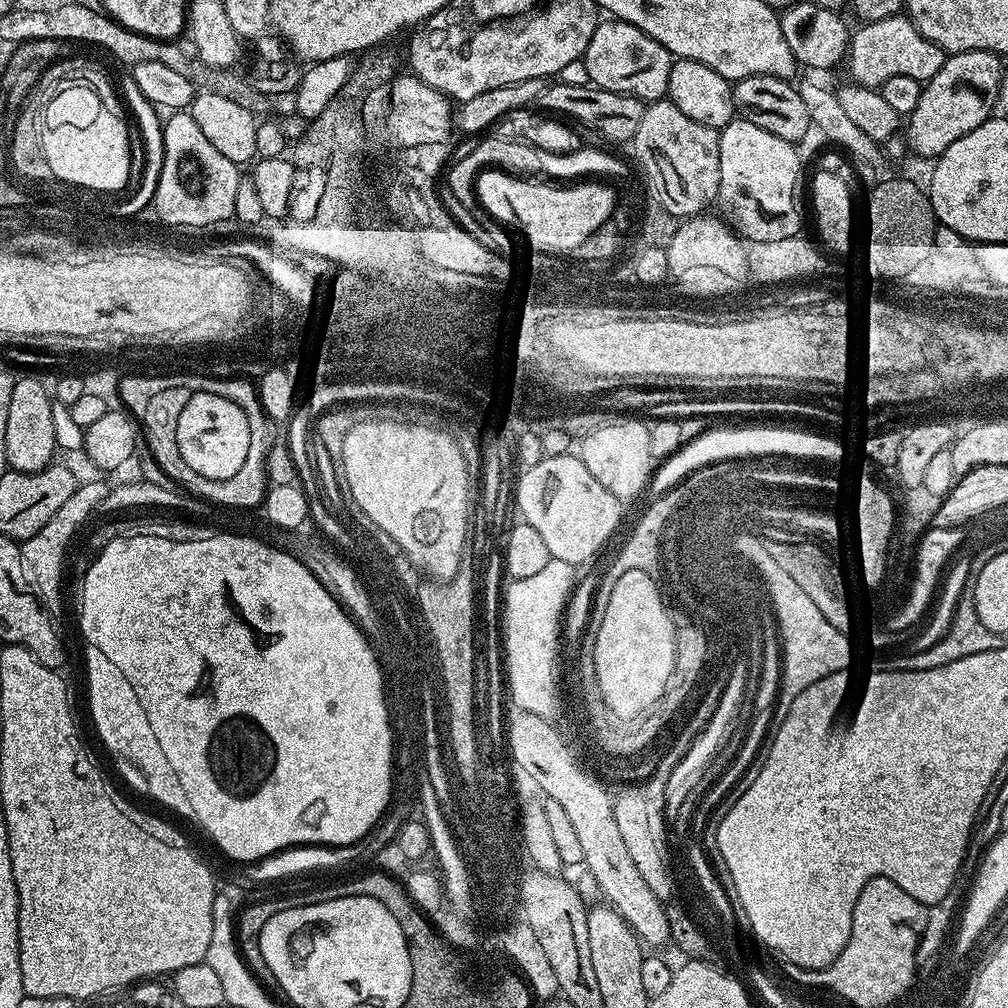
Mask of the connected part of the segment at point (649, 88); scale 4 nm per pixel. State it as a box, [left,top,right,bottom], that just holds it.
[583,18,674,102]

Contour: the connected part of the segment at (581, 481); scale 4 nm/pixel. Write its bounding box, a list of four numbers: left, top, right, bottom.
[516,455,622,566]

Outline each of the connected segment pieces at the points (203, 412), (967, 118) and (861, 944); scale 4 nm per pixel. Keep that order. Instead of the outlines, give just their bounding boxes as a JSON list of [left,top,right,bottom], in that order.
[[176,393,250,480],[906,50,1002,158],[821,876,912,1006]]

